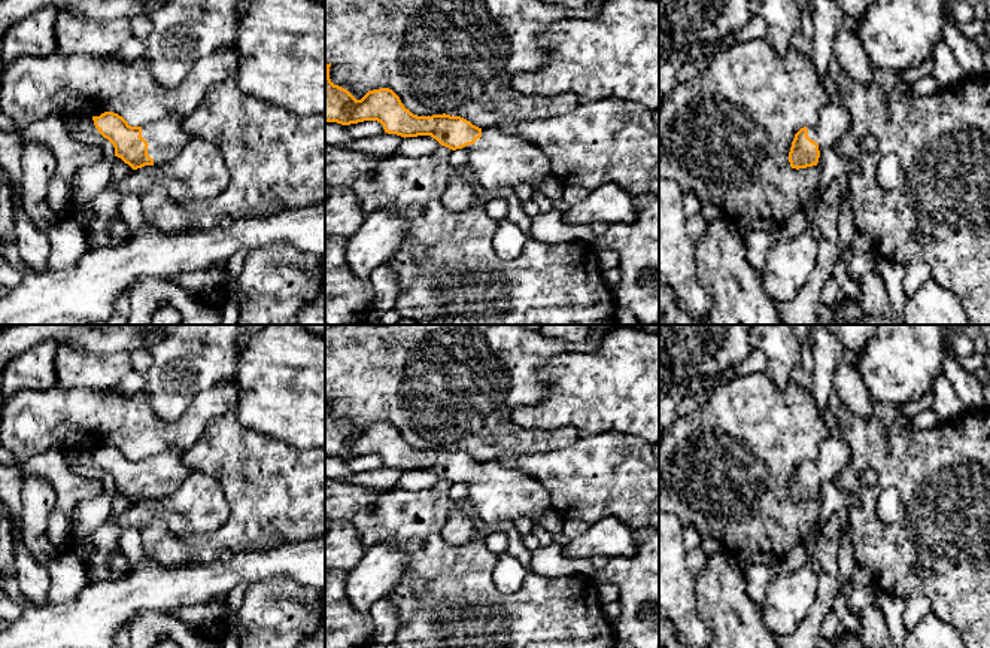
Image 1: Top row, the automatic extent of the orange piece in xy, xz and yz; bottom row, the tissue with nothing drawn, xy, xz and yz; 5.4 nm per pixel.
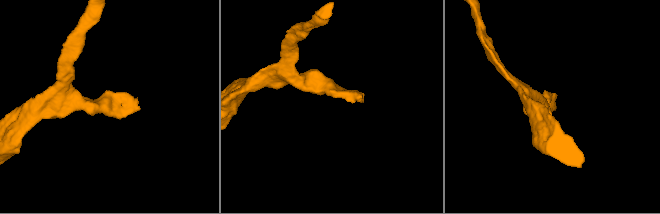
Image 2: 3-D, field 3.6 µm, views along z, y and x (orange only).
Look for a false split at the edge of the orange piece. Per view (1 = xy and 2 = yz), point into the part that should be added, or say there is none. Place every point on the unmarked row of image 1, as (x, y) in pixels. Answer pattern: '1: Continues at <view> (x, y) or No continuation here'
1: Continues at xy (166, 472)
2: Continues at yz (832, 458)

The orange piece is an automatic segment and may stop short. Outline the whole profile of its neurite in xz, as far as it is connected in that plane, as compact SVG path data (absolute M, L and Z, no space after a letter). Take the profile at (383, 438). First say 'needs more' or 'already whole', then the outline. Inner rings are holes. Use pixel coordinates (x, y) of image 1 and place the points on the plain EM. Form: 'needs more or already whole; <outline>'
needs more; M331 396L325 399L325 456L350 459L377 454L388 468L397 468L404 472L431 469L441 480L452 484L464 483L468 489L467 499L473 504L480 518L489 524L504 520L514 521L523 517L535 521L552 508L549 492L535 478L505 468L498 459L479 462L461 450L446 447L432 450L413 448L389 422L368 425L361 433L356 433L347 423L331 416L330 401Z

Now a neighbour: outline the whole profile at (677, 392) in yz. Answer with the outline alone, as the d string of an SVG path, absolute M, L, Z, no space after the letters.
M725 368L711 375L693 378L686 384L659 384L659 399L668 396L675 401L680 401L687 395L710 390L714 386L714 380L719 378L723 374L723 371Z

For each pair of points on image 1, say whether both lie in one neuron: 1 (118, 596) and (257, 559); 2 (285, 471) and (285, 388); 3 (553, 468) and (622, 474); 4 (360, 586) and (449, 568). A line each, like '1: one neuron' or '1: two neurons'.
1: one neuron
2: two neurons
3: one neuron
4: two neurons

